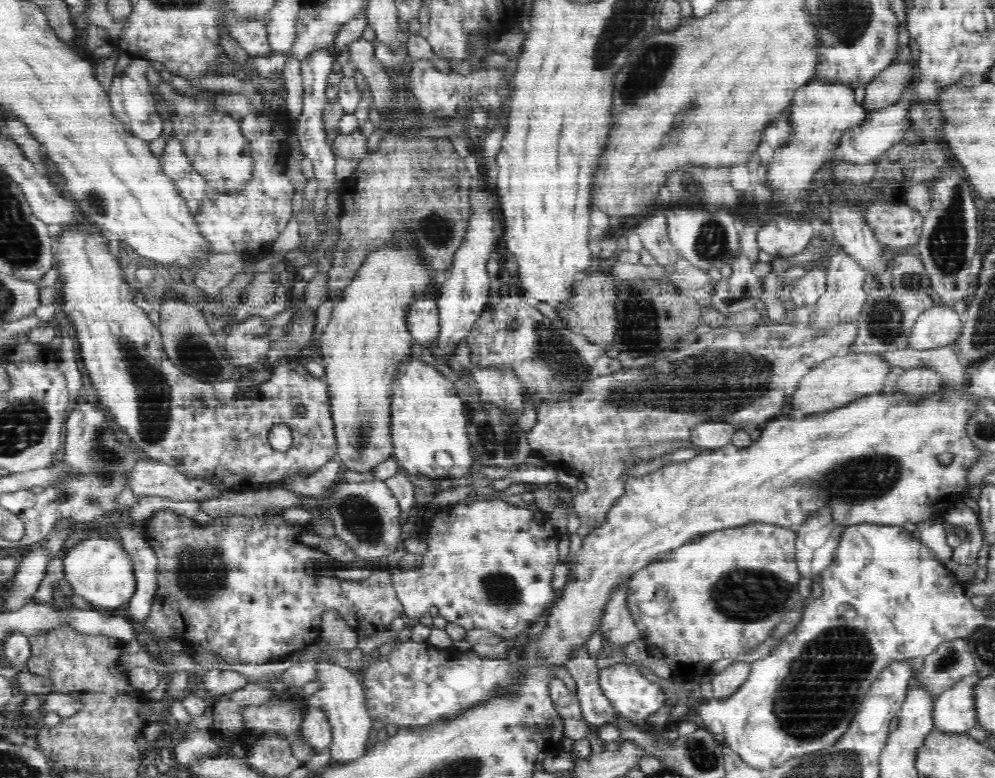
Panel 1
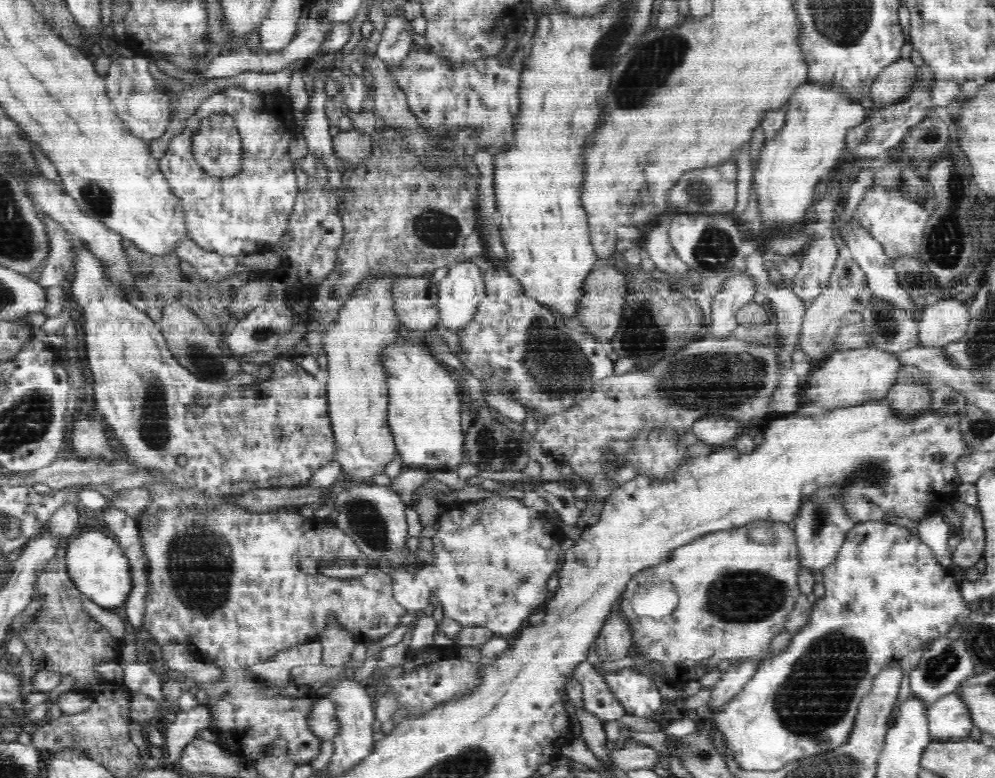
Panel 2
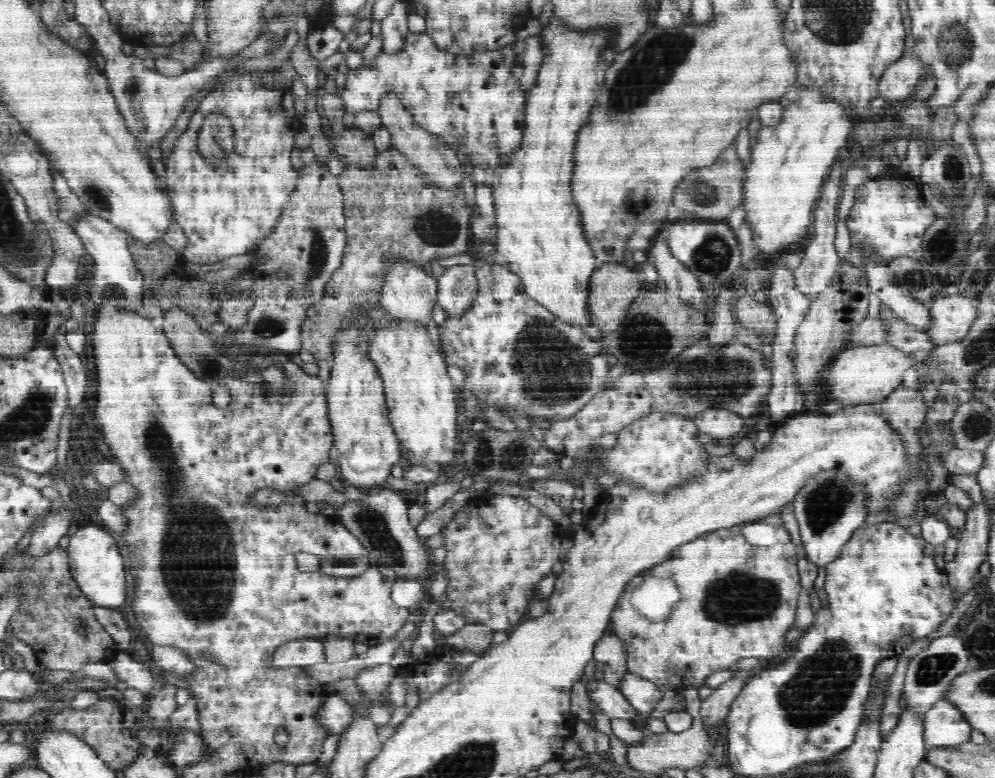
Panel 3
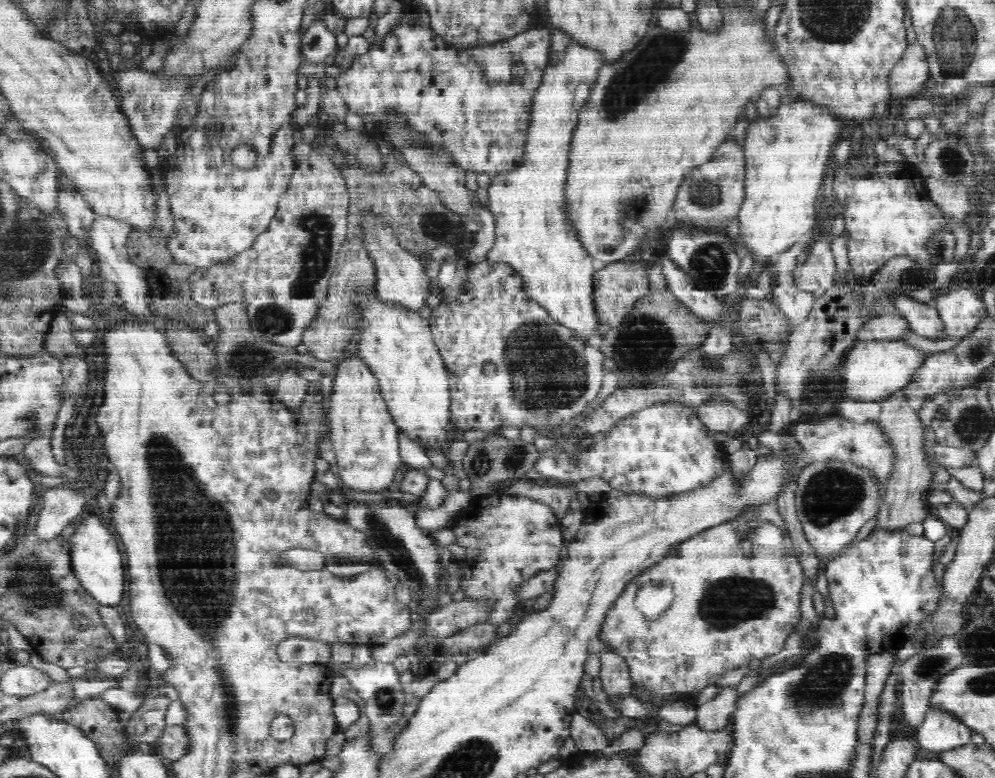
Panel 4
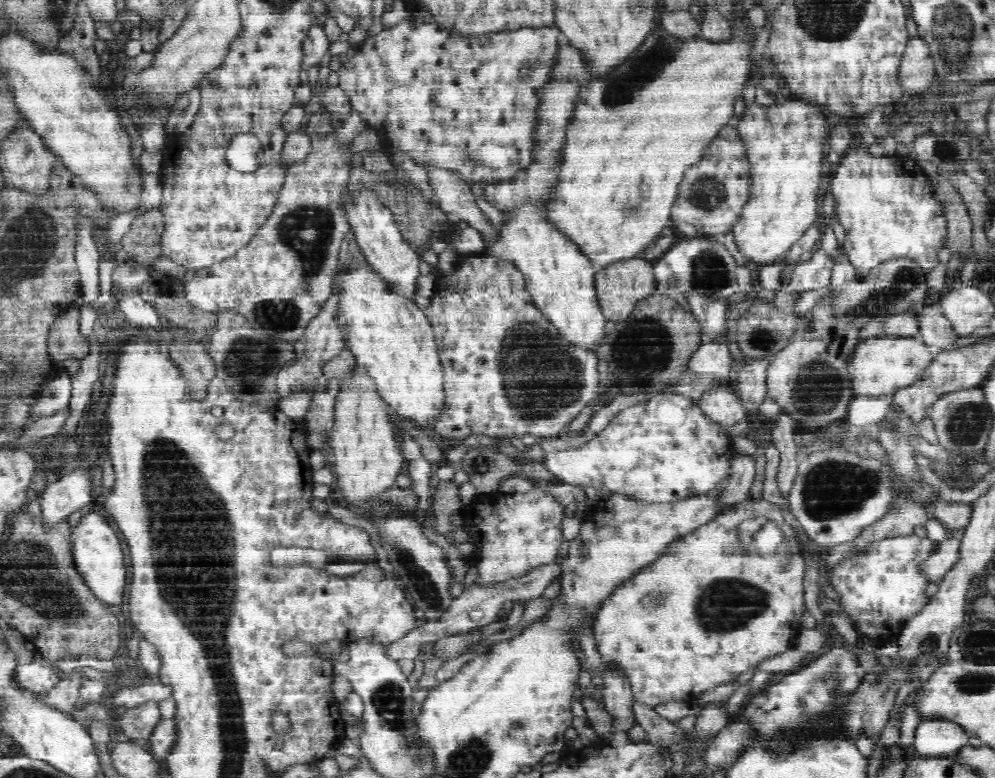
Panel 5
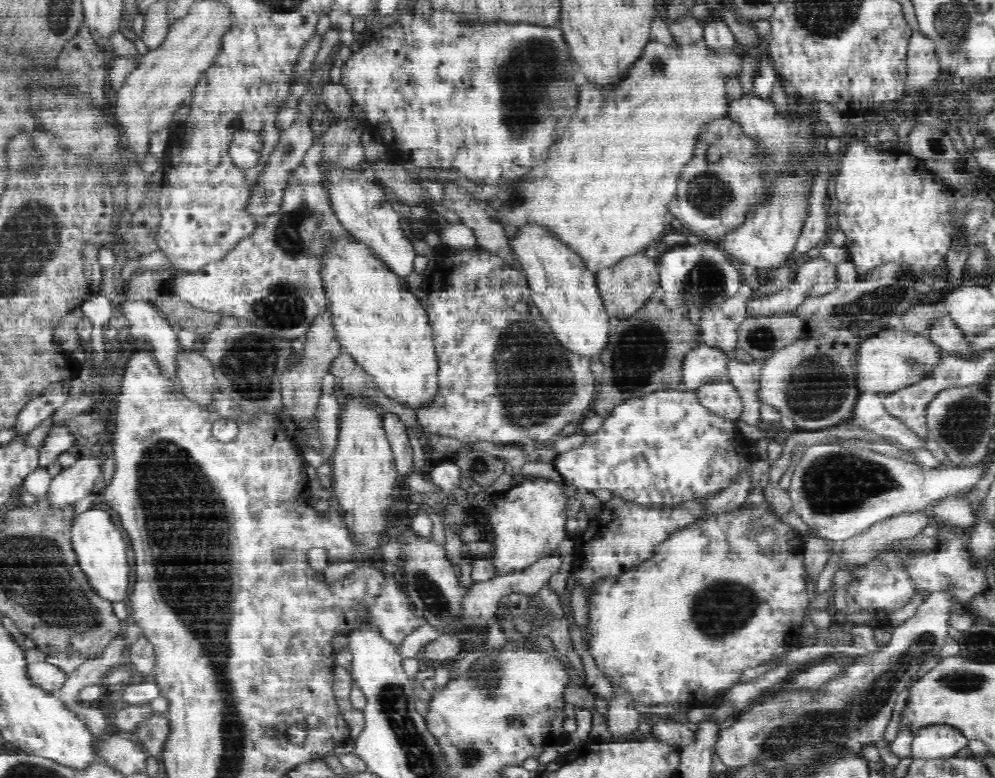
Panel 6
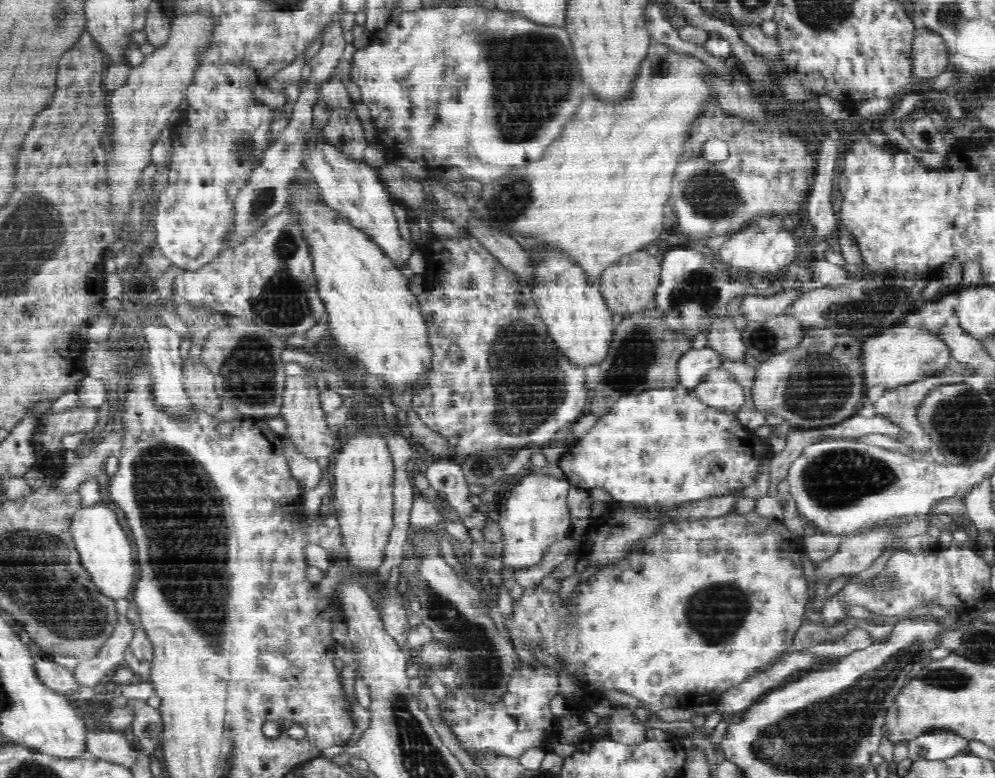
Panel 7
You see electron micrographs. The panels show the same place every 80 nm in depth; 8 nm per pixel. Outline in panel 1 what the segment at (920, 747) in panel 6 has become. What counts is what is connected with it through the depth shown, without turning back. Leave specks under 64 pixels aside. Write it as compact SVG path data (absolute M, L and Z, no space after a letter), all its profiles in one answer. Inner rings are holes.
M975 676L964 678L950 690L932 700L932 724L934 732L948 735L967 734L972 728L978 728L974 701L970 688Z

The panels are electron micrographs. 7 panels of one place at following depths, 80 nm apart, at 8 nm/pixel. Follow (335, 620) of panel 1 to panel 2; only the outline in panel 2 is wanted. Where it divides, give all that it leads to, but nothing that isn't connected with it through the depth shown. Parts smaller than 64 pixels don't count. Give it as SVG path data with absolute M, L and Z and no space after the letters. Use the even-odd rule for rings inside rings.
M332 621L326 630L319 634L318 640L323 646L323 662L330 666L350 661L357 643L350 634L338 627L338 623Z

